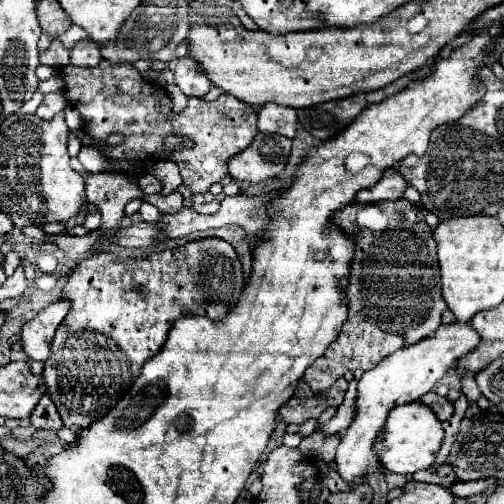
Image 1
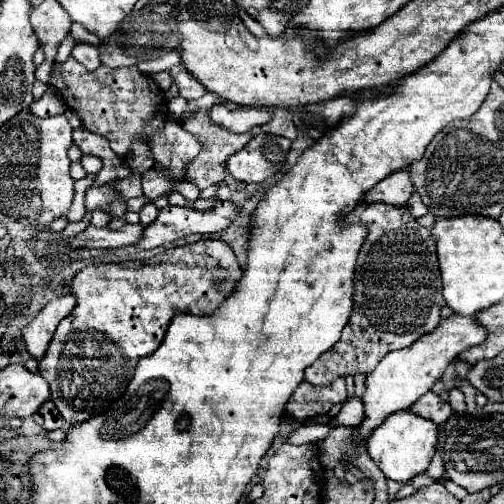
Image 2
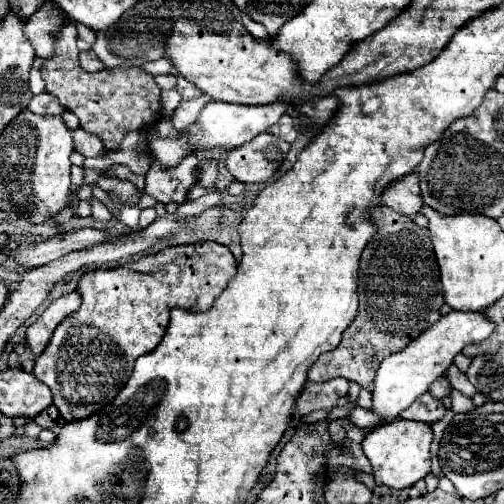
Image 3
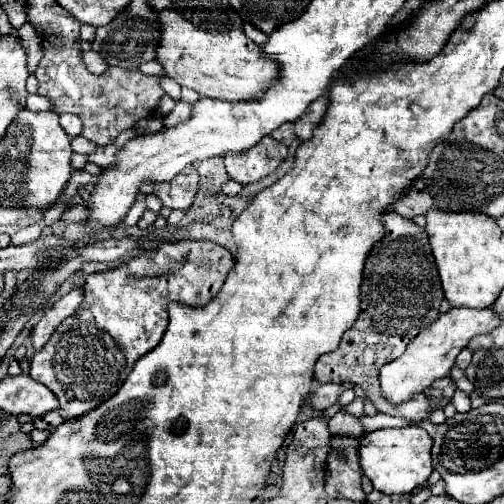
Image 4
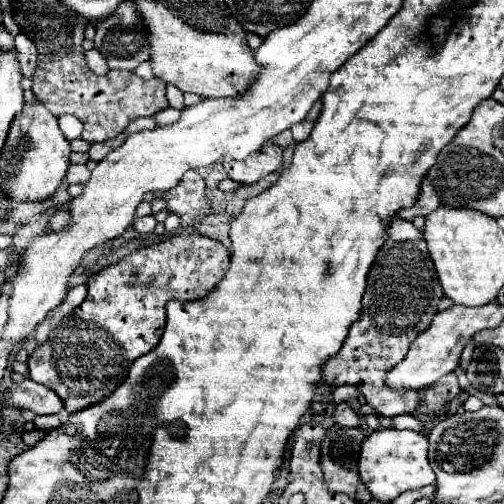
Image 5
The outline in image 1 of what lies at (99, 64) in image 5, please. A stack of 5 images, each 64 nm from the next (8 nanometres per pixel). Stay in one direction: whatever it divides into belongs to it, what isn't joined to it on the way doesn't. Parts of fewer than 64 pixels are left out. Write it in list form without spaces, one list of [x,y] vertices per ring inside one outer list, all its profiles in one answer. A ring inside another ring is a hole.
[[[80,40],[72,50],[70,50],[70,62],[76,66],[86,66],[94,68],[100,64],[100,50],[94,40]]]

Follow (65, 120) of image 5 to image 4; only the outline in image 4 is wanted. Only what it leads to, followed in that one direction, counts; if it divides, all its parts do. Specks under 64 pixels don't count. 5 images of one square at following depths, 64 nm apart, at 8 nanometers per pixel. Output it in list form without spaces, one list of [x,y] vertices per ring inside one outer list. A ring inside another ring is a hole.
[[[62,114],[62,116],[60,116],[60,126],[62,126],[62,128],[66,130],[66,134],[72,136],[72,138],[82,132],[82,122],[80,122],[80,118],[74,116],[74,114]]]

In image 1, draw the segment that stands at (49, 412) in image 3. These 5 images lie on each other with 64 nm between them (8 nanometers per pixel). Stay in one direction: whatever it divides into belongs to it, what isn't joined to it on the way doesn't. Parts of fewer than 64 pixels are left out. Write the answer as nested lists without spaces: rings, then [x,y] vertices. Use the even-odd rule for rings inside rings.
[[[46,394],[46,396],[38,402],[38,406],[34,408],[34,412],[32,412],[32,416],[30,416],[30,422],[32,422],[32,426],[44,428],[44,430],[58,430],[58,428],[62,428],[60,414],[58,414],[58,410],[56,410],[56,406],[54,406],[54,402],[50,400],[48,394]]]

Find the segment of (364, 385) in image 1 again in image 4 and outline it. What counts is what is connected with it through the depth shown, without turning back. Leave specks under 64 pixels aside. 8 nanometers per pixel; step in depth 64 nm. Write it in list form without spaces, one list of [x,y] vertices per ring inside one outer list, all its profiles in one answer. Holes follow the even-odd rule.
[[[450,308],[448,312],[440,314],[432,326],[422,330],[406,348],[406,352],[386,364],[380,370],[380,386],[384,392],[384,398],[390,400],[392,404],[402,404],[412,398],[416,392],[424,392],[432,382],[444,378],[450,374],[450,368],[456,362],[456,356],[466,348],[468,340],[474,338],[476,334],[492,332],[496,326],[500,326],[500,316],[494,310],[482,308]]]

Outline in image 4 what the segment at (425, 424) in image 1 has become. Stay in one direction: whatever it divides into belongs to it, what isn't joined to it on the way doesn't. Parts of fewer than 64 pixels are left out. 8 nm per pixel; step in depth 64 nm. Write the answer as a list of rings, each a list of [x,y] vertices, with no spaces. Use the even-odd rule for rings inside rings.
[[[418,426],[406,428],[386,428],[374,430],[360,438],[360,468],[364,476],[372,482],[374,490],[392,496],[392,494],[408,494],[428,482],[432,476],[432,460],[430,460],[432,438],[426,430]]]

